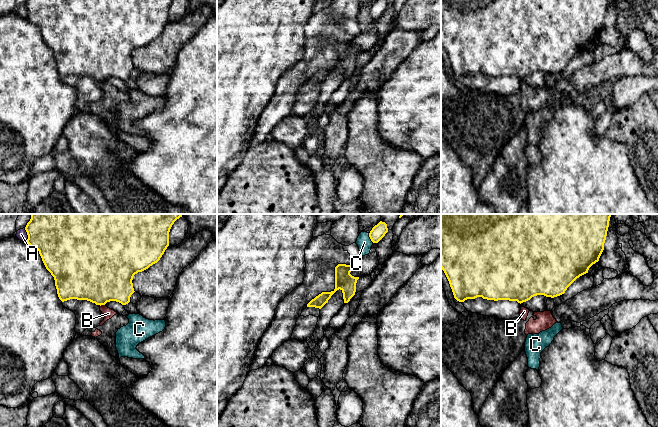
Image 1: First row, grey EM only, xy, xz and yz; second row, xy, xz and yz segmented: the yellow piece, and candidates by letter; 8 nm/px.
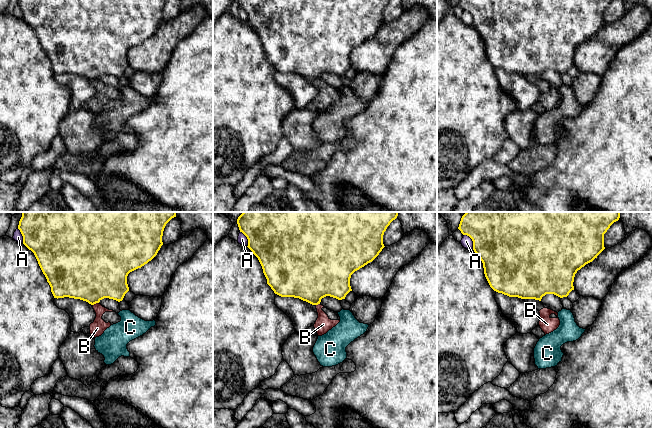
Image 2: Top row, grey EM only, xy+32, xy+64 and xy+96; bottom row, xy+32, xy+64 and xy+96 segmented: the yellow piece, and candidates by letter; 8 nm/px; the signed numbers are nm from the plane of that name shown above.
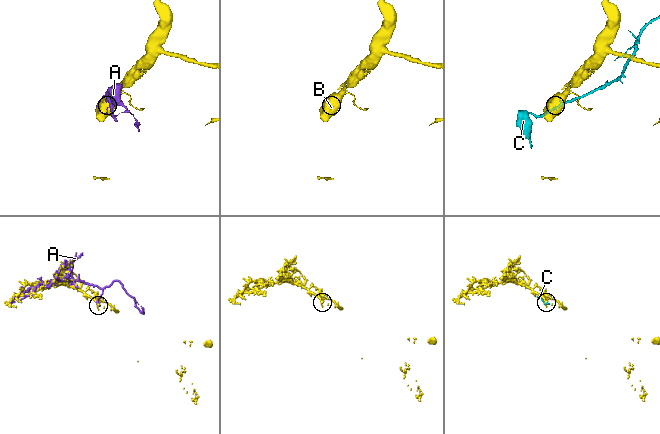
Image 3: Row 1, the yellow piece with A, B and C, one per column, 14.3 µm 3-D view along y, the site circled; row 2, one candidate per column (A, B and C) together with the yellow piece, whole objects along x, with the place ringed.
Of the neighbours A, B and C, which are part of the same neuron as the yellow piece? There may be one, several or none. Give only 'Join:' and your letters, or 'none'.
Join: none

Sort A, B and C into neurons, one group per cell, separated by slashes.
A / B / C

